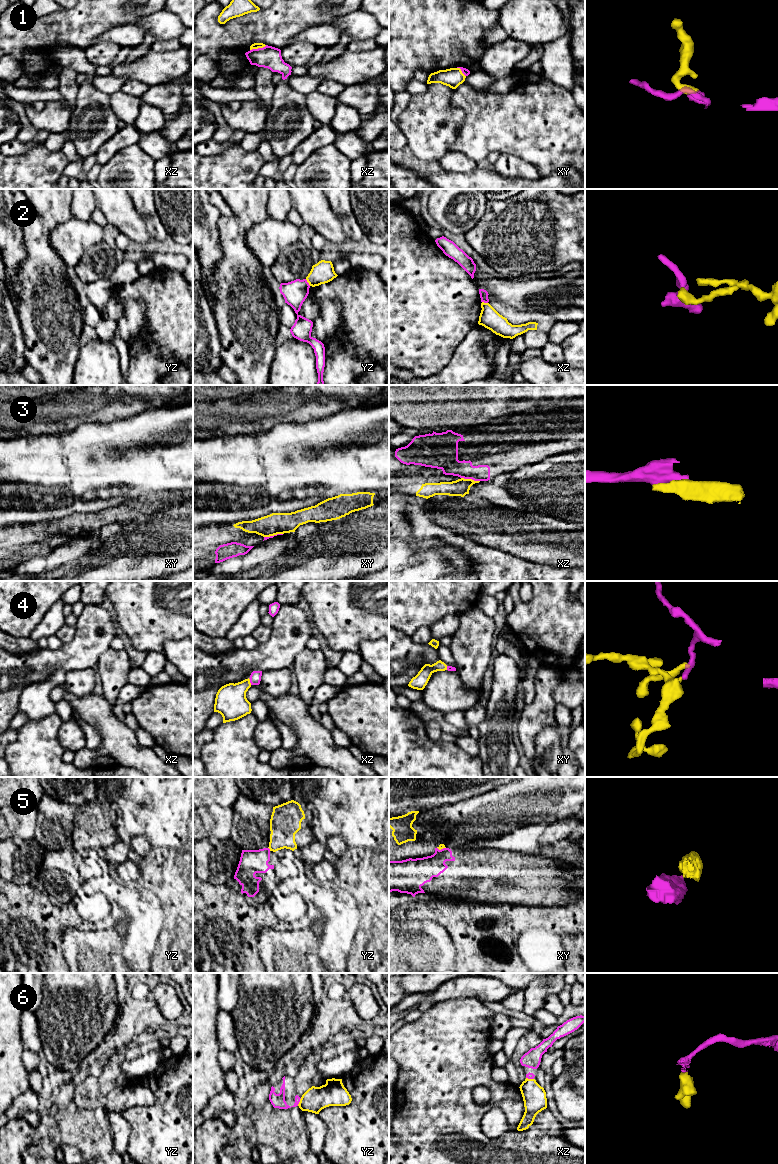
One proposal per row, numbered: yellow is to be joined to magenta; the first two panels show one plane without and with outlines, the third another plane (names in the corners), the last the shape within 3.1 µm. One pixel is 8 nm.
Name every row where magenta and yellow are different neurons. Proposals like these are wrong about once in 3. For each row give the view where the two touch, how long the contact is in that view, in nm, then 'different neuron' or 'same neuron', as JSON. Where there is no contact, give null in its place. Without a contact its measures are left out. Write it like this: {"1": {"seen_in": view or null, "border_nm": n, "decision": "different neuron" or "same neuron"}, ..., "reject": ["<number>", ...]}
{"1": {"seen_in": "xz", "border_nm": 140, "decision": "same neuron"}, "2": {"seen_in": "yz", "border_nm": 70, "decision": "different neuron"}, "3": {"seen_in": "xz", "border_nm": 160, "decision": "different neuron"}, "4": {"seen_in": "xz", "border_nm": 60, "decision": "same neuron"}, "5": {"seen_in": "yz", "border_nm": 40, "decision": "different neuron"}, "6": {"seen_in": "yz", "border_nm": 70, "decision": "same neuron"}, "reject": ["2", "3", "5"]}

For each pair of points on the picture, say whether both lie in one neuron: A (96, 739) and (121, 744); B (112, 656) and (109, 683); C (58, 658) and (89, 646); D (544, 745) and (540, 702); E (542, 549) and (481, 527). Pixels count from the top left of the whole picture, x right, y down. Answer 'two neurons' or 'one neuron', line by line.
A: two neurons
B: one neuron
C: one neuron
D: two neurons
E: one neuron

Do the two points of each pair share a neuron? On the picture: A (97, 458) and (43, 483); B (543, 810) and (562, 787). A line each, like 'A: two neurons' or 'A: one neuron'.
A: one neuron
B: one neuron

